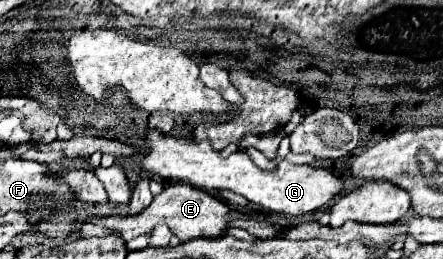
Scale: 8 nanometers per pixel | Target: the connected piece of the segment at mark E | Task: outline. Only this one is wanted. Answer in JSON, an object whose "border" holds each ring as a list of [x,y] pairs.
{"border":[[[170,183],[138,215],[126,215],[126,217],[122,217],[122,215],[110,215],[110,217],[90,215],[88,223],[94,223],[98,227],[106,227],[110,231],[116,231],[124,241],[136,239],[136,237],[140,237],[144,233],[150,233],[156,225],[166,223],[170,227],[170,231],[182,243],[186,243],[186,241],[196,239],[196,237],[218,237],[218,235],[222,235],[226,231],[226,227],[228,227],[228,219],[236,219],[236,217],[242,217],[242,213],[230,209],[226,203],[212,197],[210,193],[206,193],[202,189],[196,189],[196,187],[188,185],[188,183]]]}

